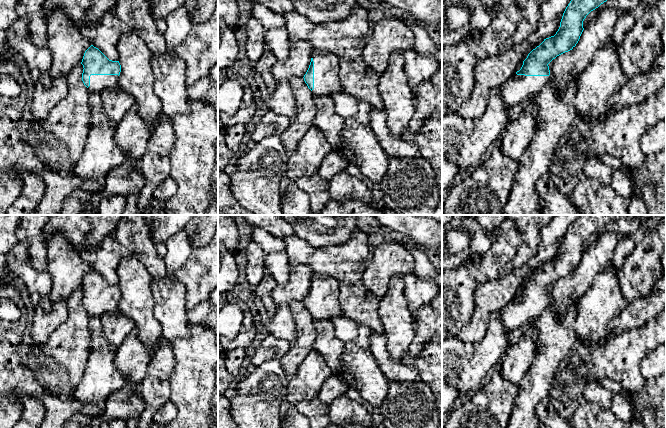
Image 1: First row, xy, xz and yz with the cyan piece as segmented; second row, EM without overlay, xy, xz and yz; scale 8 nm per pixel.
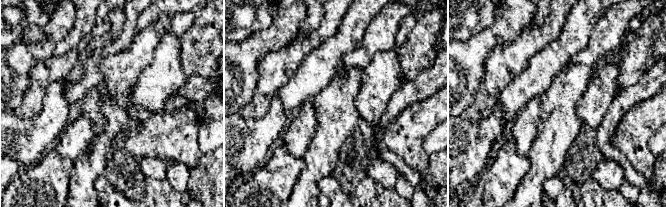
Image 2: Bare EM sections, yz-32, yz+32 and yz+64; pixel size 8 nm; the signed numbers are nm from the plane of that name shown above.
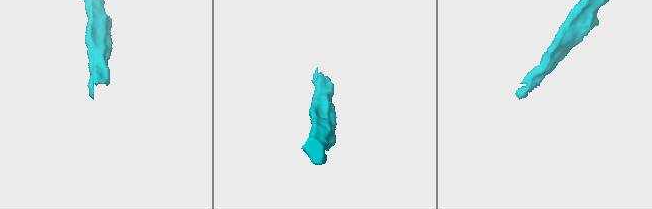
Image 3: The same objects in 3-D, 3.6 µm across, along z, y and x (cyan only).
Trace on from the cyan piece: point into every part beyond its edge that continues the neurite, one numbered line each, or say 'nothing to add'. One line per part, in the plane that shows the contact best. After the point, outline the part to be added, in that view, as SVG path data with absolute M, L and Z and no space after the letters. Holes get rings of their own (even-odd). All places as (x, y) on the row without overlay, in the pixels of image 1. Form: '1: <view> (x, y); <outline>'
1: xy (98, 307); M91 299L90 317L101 317L106 313L118 312L118 299Z

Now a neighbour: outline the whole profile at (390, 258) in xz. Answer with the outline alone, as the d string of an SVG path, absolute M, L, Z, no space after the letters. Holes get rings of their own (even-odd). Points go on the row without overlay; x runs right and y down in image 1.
M386 240L373 251L372 261L369 262L361 279L362 285L373 295L382 298L387 290L390 279L396 274L407 274L413 271L415 259L403 243Z

